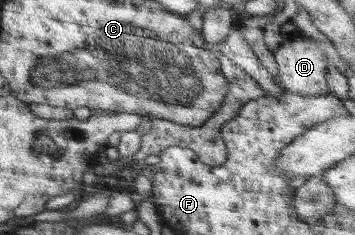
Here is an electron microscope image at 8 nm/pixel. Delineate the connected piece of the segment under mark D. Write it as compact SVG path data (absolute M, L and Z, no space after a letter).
M311 37L282 44L274 55L280 85L287 92L303 96L328 93L326 71L331 61Z

